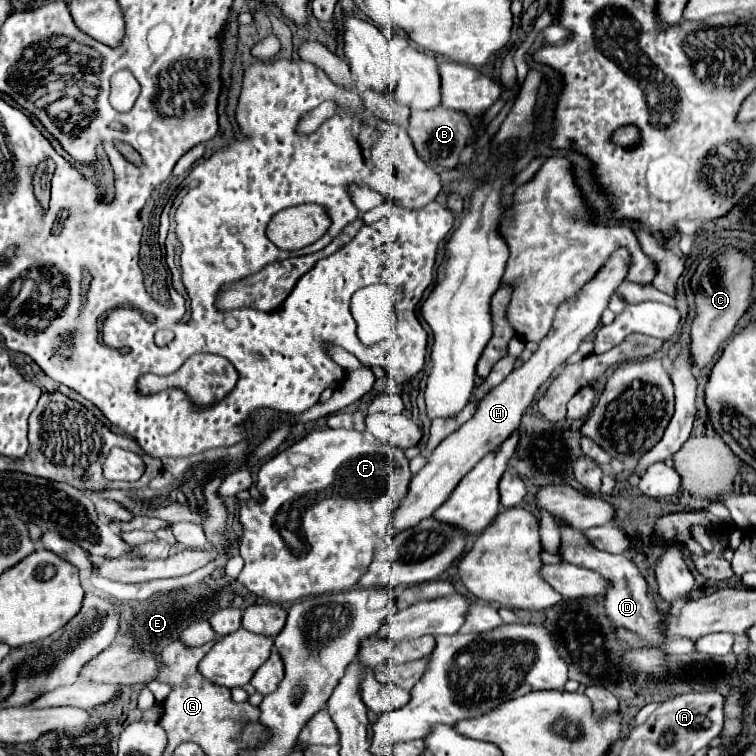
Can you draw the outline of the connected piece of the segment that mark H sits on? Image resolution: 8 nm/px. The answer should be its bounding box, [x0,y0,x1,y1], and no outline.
[391,249,631,535]

